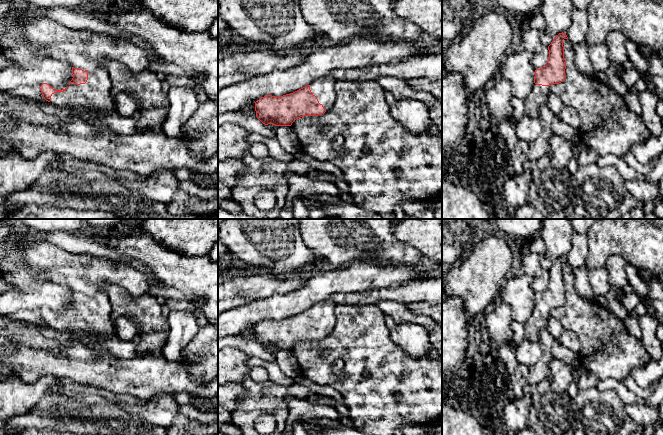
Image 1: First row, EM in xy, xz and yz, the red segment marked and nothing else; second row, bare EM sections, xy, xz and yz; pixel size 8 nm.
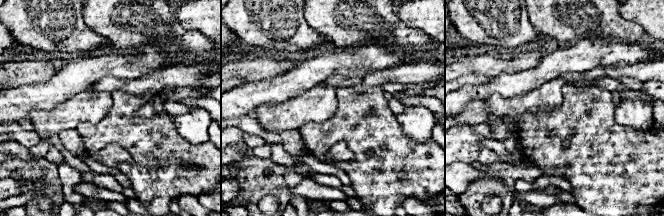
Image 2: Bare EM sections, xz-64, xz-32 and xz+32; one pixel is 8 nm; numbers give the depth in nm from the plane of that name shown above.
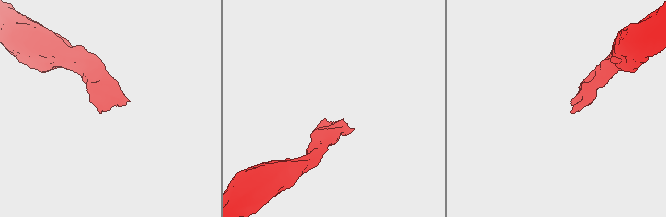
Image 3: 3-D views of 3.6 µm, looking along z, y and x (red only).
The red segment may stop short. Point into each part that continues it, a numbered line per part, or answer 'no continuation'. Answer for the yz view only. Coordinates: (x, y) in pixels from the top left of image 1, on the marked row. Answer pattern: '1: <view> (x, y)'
1: yz (529, 106)

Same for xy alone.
1: xy (93, 100)

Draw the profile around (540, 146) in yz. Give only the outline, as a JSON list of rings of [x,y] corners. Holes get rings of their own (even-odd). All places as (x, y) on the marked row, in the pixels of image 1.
[[[546,103],[539,107],[538,120],[543,132],[537,139],[529,143],[529,161],[536,162],[543,155],[550,154],[549,138],[552,136],[551,123],[553,116],[554,113]]]

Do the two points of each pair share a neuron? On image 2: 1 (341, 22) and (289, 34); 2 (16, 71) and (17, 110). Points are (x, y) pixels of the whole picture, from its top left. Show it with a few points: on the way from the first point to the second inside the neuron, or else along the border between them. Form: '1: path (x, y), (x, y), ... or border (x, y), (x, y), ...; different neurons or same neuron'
1: border (303, 10), (306, 21), (331, 43); different neurons
2: border (39, 81), (10, 88); different neurons

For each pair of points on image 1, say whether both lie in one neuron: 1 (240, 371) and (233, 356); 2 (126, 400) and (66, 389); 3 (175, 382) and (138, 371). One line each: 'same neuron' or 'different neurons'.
1: same neuron
2: same neuron
3: same neuron

